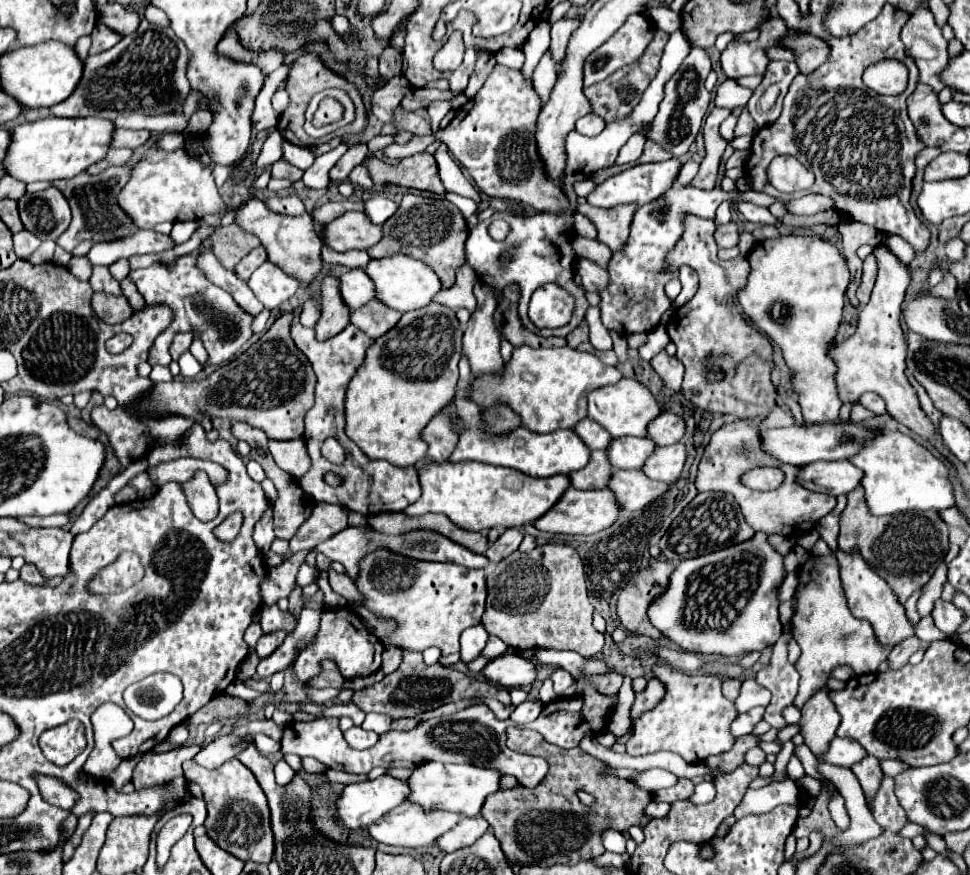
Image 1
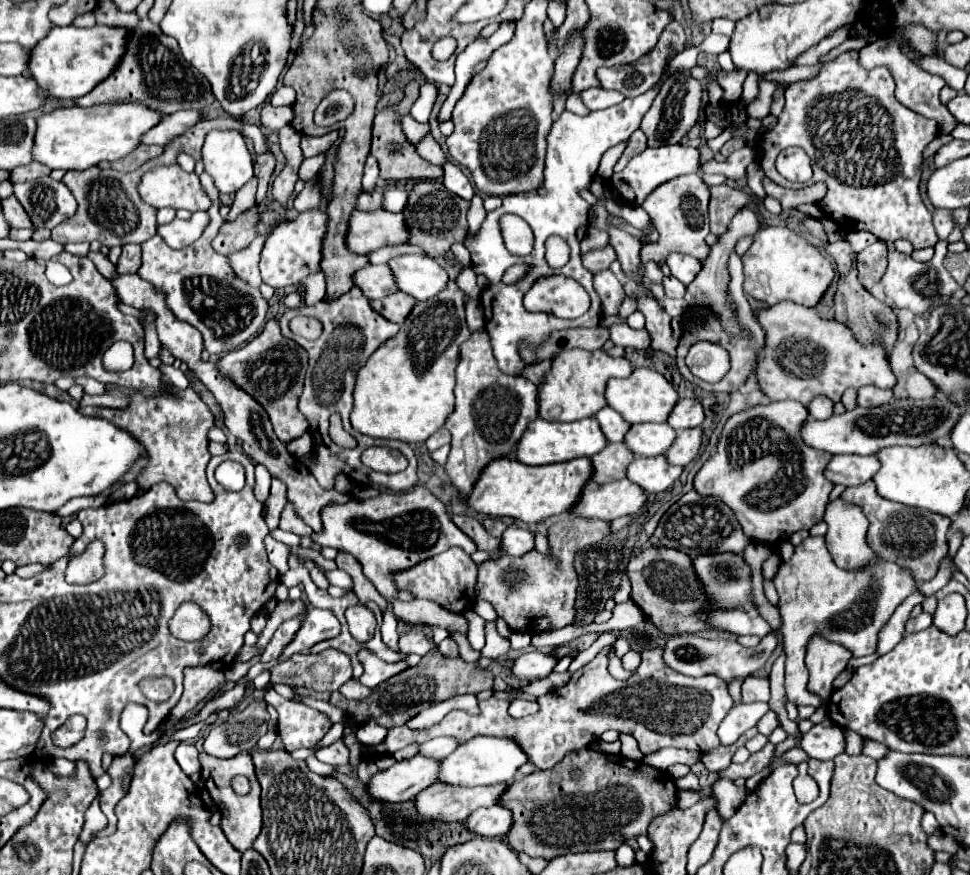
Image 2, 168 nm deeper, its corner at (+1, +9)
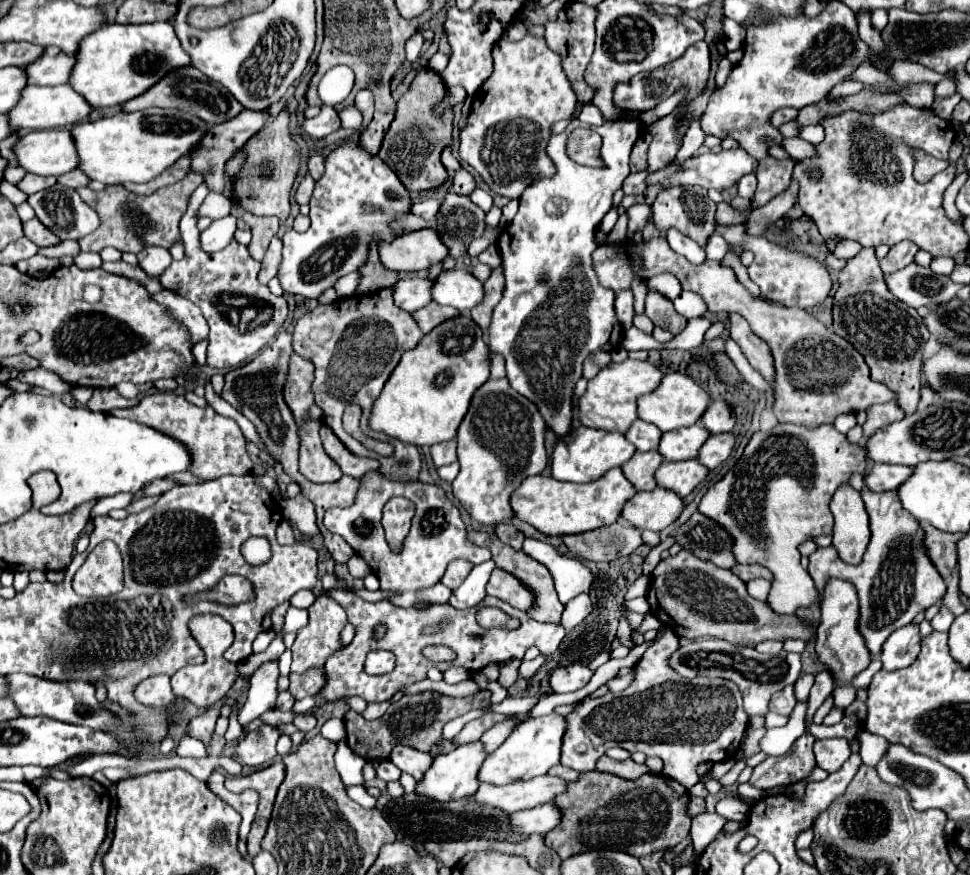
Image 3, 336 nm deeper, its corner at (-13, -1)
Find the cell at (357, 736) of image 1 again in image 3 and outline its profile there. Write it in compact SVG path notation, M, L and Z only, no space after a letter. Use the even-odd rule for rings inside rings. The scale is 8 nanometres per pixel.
M398 744L390 752L390 762L396 764L402 772L408 772L416 780L420 780L424 776L424 770L428 770L428 764L432 764L432 758L426 752L418 752L410 746Z

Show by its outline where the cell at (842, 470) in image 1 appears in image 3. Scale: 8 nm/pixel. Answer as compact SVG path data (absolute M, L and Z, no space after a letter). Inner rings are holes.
M874 464L872 470L864 476L864 484L872 492L896 490L904 478L908 478L908 466L890 466L890 464Z

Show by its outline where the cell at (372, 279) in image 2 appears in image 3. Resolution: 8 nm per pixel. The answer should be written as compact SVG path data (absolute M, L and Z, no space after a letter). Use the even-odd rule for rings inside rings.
M408 274L396 280L394 284L394 304L400 306L402 310L418 310L420 306L426 306L428 302L432 302L432 280L416 276L416 274Z

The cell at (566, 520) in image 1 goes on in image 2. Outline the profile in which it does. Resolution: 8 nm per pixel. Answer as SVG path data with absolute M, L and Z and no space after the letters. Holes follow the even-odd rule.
M628 478L610 484L586 484L582 500L572 510L574 516L614 520L620 516L634 516L648 500L648 492Z

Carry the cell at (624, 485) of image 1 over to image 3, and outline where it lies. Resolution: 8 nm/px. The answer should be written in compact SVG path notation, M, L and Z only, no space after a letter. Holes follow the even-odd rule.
M684 460L684 462L662 462L656 470L656 484L664 490L672 490L680 498L686 498L704 478L708 470L700 466L698 460Z

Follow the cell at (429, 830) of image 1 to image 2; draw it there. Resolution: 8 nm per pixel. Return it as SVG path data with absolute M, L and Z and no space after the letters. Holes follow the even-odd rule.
M508 782L478 788L434 784L416 796L416 810L418 814L432 820L466 820L472 812L476 812L482 806L488 808L500 804L502 792L506 792L506 788Z

